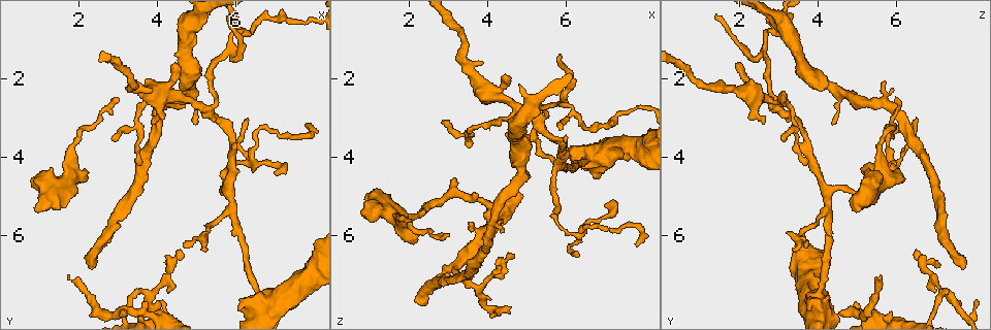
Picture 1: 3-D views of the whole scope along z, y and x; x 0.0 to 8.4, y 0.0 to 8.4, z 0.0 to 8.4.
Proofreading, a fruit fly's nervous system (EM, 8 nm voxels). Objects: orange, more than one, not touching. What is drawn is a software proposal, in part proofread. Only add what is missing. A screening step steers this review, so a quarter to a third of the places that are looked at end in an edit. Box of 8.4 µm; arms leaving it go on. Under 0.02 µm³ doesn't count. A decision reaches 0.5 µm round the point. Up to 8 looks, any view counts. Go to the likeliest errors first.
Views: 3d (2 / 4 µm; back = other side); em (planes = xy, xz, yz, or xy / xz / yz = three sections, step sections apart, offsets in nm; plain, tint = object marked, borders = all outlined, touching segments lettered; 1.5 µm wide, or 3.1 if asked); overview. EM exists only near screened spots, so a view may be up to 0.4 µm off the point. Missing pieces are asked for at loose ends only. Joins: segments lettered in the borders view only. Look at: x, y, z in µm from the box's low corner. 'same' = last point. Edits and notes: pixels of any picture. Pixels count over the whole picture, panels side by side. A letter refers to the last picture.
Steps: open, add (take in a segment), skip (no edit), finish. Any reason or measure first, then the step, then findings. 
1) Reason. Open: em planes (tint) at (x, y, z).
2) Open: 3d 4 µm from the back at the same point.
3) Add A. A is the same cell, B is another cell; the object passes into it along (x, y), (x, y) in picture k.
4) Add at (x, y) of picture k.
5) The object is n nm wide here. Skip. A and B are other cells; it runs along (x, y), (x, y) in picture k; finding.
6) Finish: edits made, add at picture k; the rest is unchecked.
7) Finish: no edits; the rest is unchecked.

End of a long branch. Open: 3d 2 µm from the back at (2.30, 6.80, 7.75).

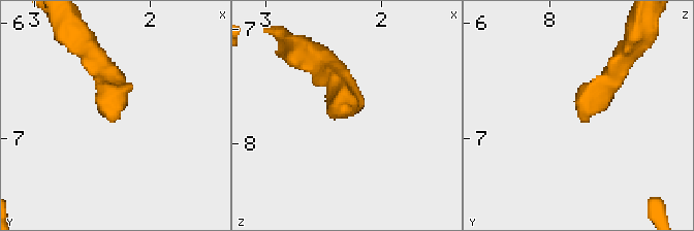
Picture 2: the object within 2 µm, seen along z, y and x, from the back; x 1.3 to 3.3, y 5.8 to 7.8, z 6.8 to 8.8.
Need the tissue. Open: em planes (borders) at (2.30, 6.86, 7.70).

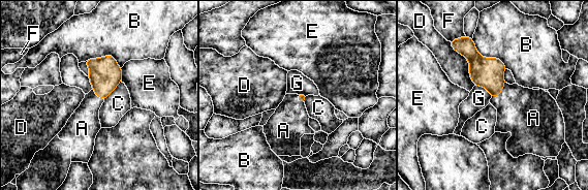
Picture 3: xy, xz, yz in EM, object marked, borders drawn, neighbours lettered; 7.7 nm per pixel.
Add A. A is the same cell, B, C, D, E, F and G are other cells; the object passes into it along (487, 72), (501, 91), (525, 113) in picture 3; it goes on there.

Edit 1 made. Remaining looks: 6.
Open: overview.

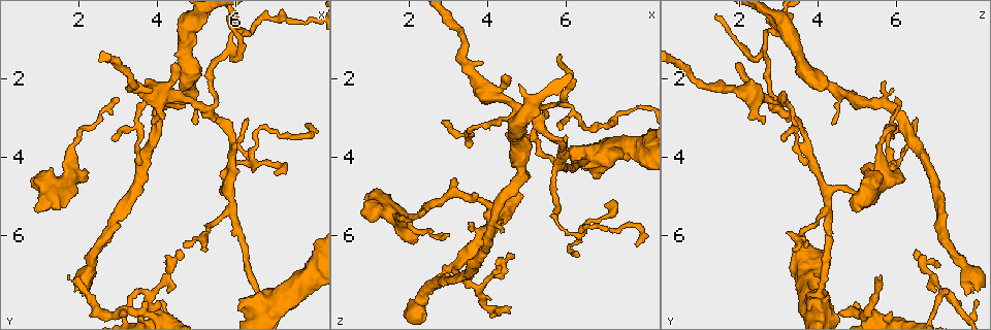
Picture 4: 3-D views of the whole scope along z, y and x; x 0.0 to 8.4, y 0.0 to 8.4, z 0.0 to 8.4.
Long arm stops here. Open: 3d 2 µm at (1.75, 7.05, 5.65).

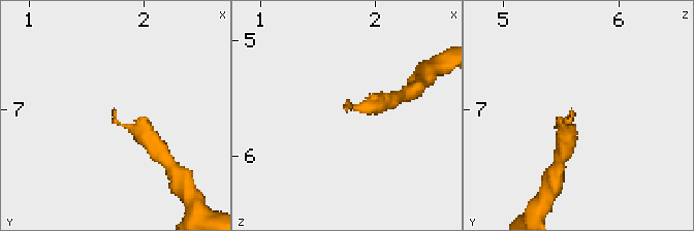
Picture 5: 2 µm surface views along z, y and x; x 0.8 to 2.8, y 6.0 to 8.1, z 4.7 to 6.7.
Now the EM. Open: em yz step 4 (borders) at (1.76, 7.02, 5.58).

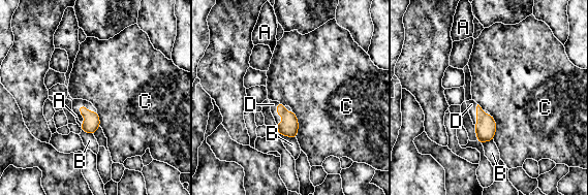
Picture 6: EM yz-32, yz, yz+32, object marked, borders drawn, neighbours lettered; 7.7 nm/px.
Add D. D is the same cell, A, B and C are other cells; the object passes into it along (92, 122), (79, 106), (75, 102) in picture 6; the neuron continues.

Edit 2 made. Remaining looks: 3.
Tapers out. Open: em xy step 8 (borders) at (2.80, 3.55, 3.05).

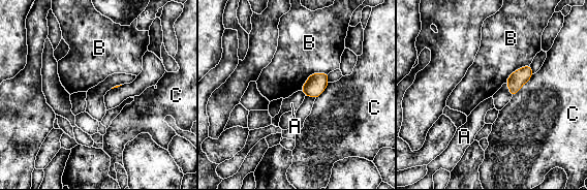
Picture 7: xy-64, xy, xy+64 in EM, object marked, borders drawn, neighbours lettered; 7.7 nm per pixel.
The longest contact is with B, 260 nm. Skip. A, B and C are other cells; none of them fits.

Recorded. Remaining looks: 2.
Finish: edits made, add at picture 3, add at picture 6; the rest is unchecked.

